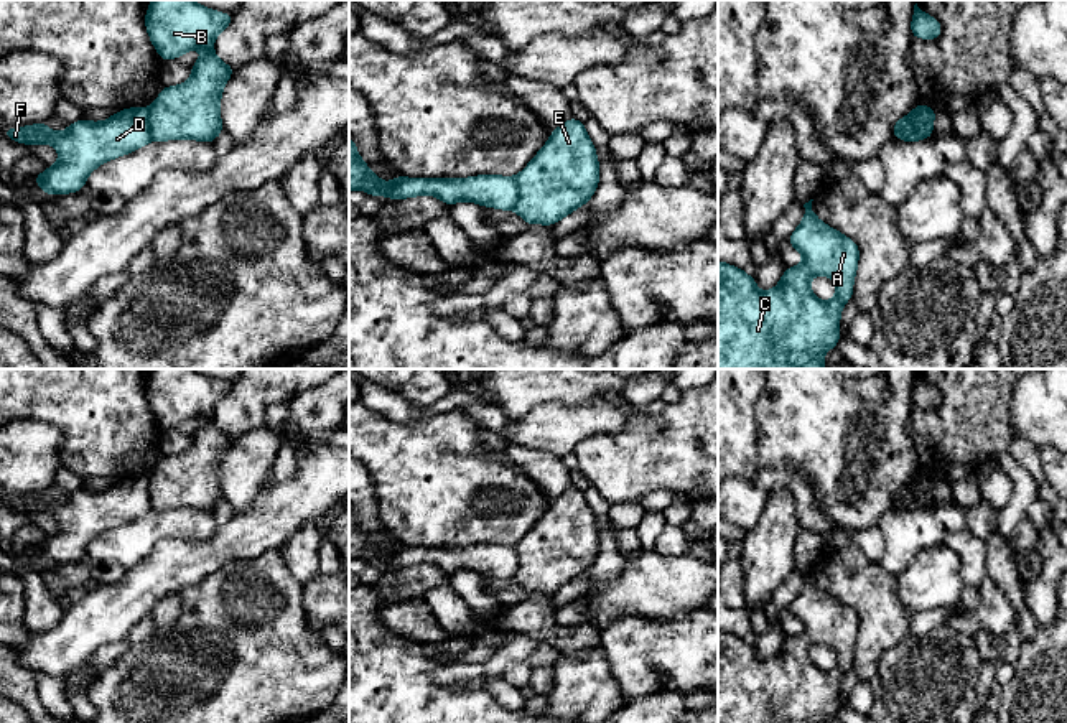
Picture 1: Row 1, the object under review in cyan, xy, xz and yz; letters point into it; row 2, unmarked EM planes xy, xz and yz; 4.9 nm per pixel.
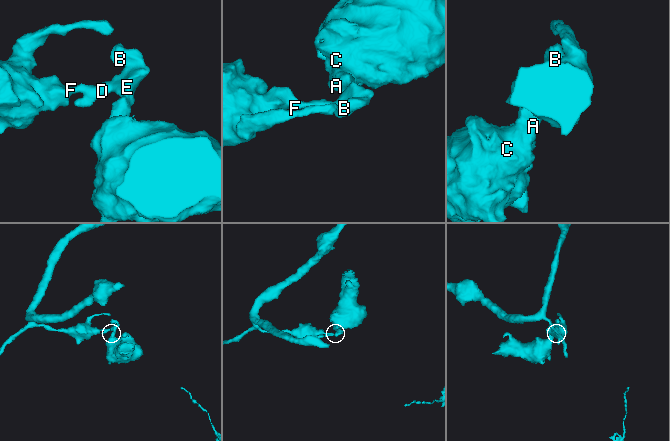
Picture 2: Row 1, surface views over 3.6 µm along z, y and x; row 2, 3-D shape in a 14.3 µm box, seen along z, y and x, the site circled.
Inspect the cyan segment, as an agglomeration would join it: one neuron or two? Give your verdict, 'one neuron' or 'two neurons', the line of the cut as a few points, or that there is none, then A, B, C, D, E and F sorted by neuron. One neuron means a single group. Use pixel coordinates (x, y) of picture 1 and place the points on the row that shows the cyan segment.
two neurons; cut xy (147, 109), (147, 125), (152, 139); groups A B C E / D F

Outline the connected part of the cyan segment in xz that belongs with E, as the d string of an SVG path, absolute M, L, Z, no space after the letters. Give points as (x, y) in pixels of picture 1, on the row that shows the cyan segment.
M571 117L555 128L515 181L519 198L514 211L529 226L553 226L576 208L586 206L599 184L599 161L585 124Z

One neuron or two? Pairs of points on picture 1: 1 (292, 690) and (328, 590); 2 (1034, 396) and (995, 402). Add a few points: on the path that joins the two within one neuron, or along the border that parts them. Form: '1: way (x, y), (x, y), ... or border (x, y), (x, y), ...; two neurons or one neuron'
1: border (303, 593), (302, 605), (307, 623), (321, 639); two neurons
2: border (1015, 386), (1011, 397), (1013, 433); two neurons

